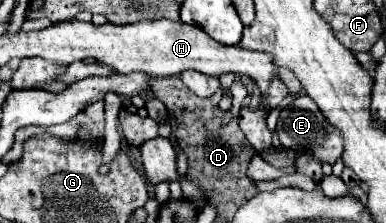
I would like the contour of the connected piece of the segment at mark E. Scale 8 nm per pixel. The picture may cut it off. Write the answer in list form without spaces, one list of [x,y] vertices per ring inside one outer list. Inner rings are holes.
[[[307,95],[297,97],[289,107],[283,109],[283,113],[277,121],[277,135],[279,135],[279,141],[285,149],[291,149],[295,153],[309,151],[321,163],[333,165],[343,153],[343,135],[341,135],[341,131],[327,123],[323,113],[315,107],[313,99],[307,97]]]

